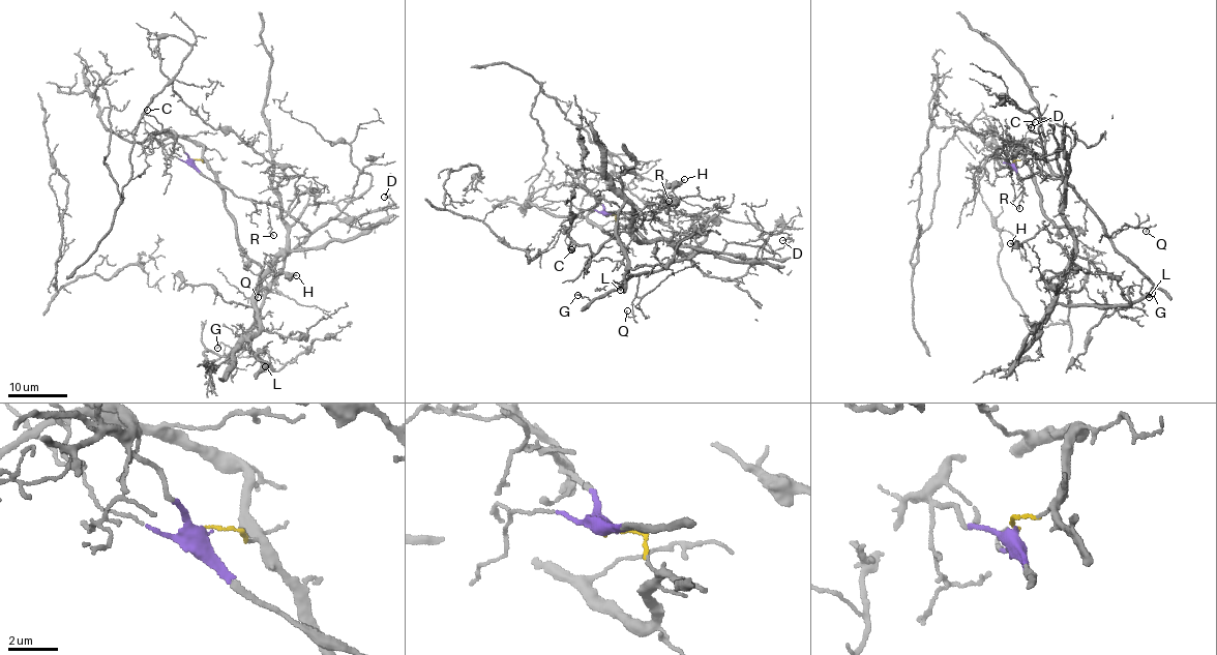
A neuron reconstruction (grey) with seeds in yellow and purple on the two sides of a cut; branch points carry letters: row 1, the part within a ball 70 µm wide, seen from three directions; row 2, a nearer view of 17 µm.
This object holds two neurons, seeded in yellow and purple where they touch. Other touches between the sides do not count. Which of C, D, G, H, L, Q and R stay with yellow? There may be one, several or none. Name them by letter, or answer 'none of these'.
H, L

